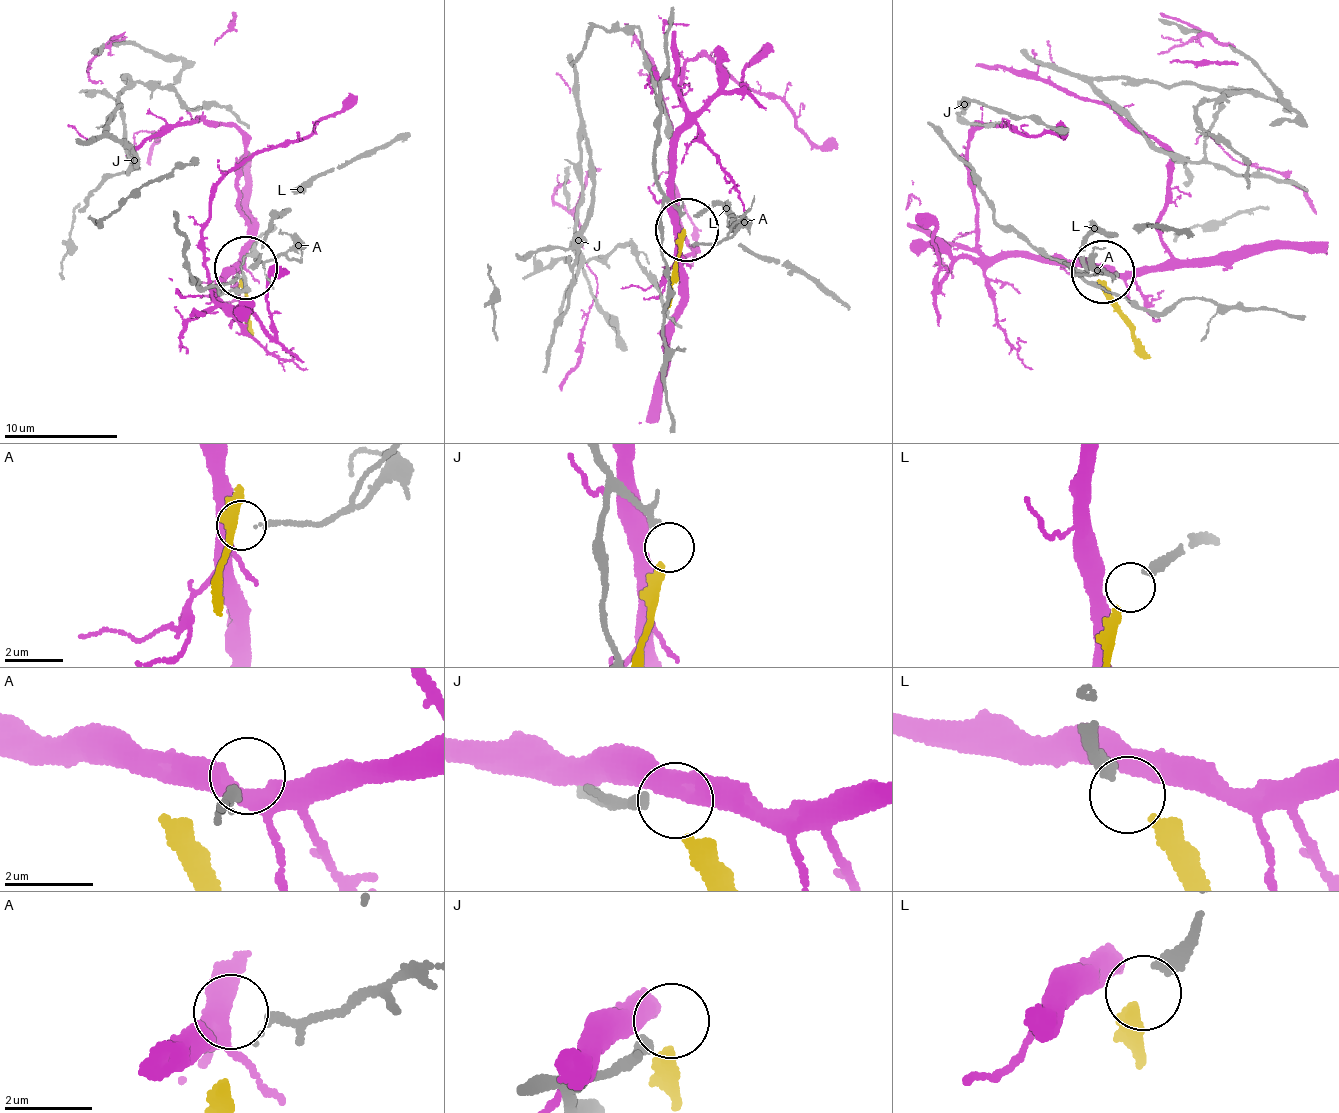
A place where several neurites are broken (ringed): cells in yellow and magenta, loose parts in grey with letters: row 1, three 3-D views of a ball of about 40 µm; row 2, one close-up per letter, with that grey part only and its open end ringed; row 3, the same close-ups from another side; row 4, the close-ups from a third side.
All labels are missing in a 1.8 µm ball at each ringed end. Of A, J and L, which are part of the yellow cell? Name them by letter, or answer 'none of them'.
L

